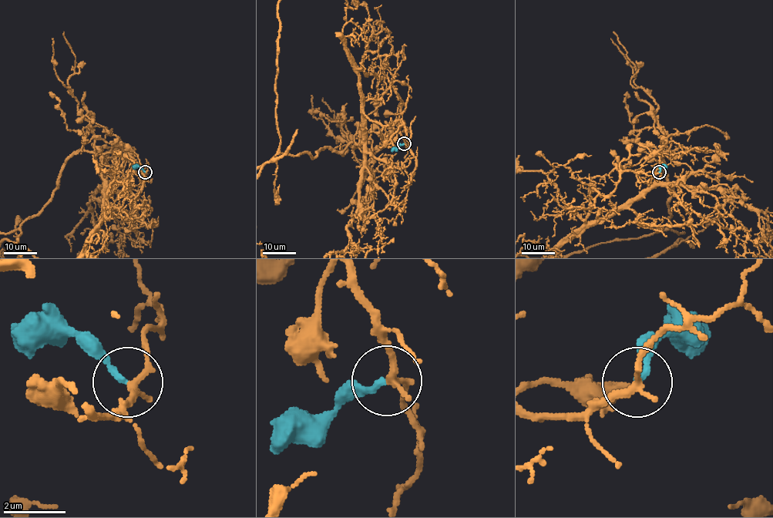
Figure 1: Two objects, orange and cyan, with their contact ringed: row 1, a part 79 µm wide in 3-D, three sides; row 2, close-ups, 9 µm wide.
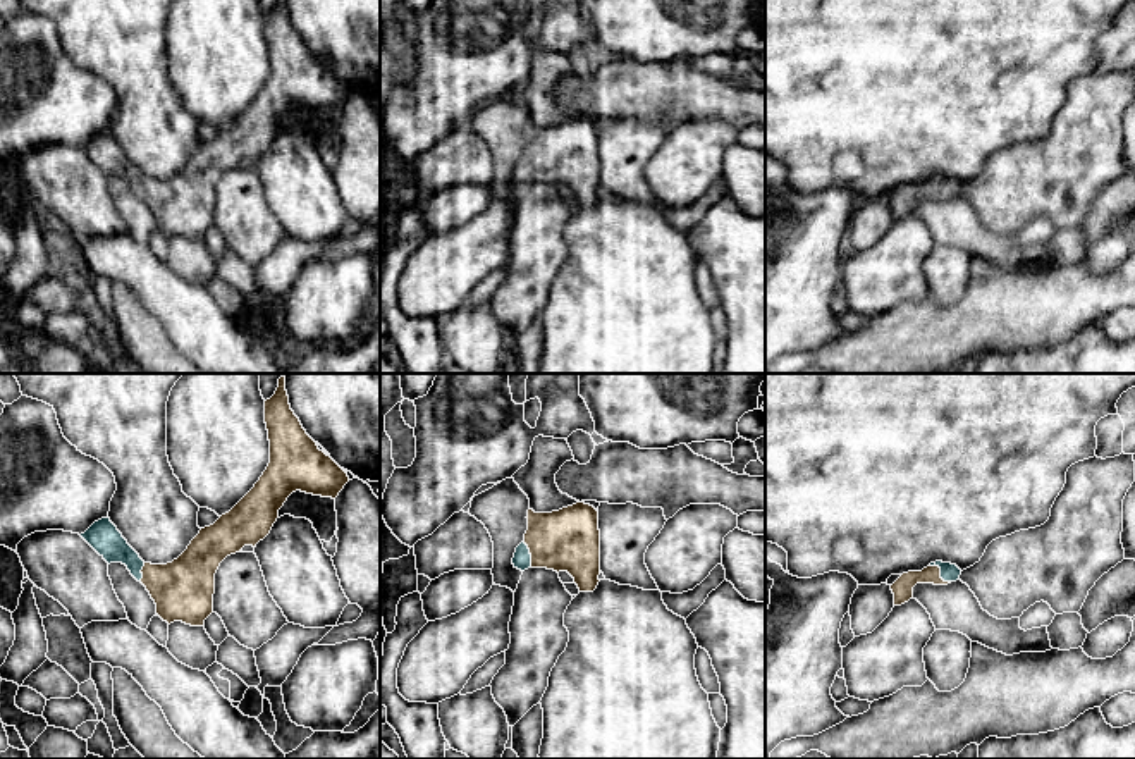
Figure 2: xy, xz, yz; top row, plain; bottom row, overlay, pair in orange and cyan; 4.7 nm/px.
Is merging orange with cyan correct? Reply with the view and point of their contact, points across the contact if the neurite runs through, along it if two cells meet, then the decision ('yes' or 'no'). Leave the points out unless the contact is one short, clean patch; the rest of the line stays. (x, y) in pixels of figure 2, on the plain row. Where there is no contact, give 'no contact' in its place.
contact yz (939, 188); way yz (903, 202), (914, 191), (939, 188), (950, 186); yes

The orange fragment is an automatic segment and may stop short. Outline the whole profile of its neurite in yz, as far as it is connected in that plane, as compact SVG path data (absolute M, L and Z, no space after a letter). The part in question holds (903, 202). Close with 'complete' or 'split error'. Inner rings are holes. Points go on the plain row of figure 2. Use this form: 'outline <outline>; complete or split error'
outline M936 176L922 186L903 188L893 200L894 220L901 220L913 213L913 201L917 198L948 200L960 194L961 184L956 179Z; split error

